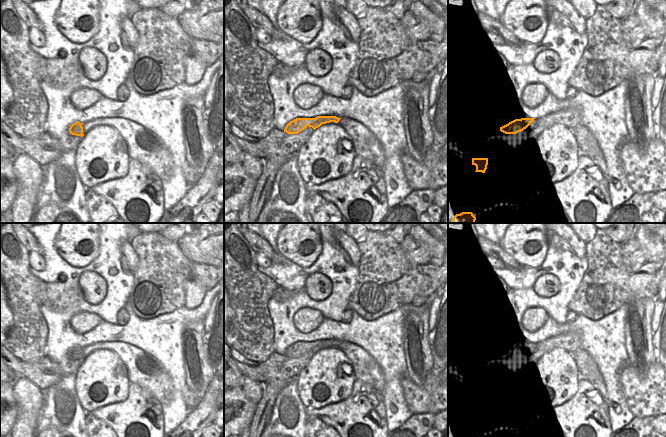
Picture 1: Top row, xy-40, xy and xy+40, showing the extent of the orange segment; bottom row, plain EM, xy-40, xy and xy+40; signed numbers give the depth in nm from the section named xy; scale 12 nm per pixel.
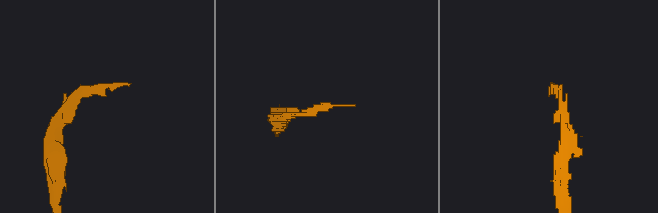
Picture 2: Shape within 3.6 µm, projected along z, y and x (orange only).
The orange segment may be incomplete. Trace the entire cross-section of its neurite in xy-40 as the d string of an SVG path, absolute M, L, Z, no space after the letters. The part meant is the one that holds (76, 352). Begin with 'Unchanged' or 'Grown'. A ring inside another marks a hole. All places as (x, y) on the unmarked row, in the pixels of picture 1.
Grown. M98 342L85 347L75 346L70 350L69 356L72 359L83 361L90 353L102 348L114 351L120 357L128 370L130 383L136 383L149 391L161 404L169 402L173 384L168 373L156 358L138 347L126 342Z

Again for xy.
Grown. M336 340L296 342L286 349L284 356L298 358L307 351L312 351L315 354L322 348L330 346L338 347L352 362L352 371L356 379L372 386L376 392L383 394L385 380L381 367L367 351L354 343L338 342Z

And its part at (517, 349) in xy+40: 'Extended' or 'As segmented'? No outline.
As segmented.

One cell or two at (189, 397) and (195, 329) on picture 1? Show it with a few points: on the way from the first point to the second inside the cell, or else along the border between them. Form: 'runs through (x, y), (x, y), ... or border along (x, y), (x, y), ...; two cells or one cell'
border along (188, 389), (201, 398); two cells

